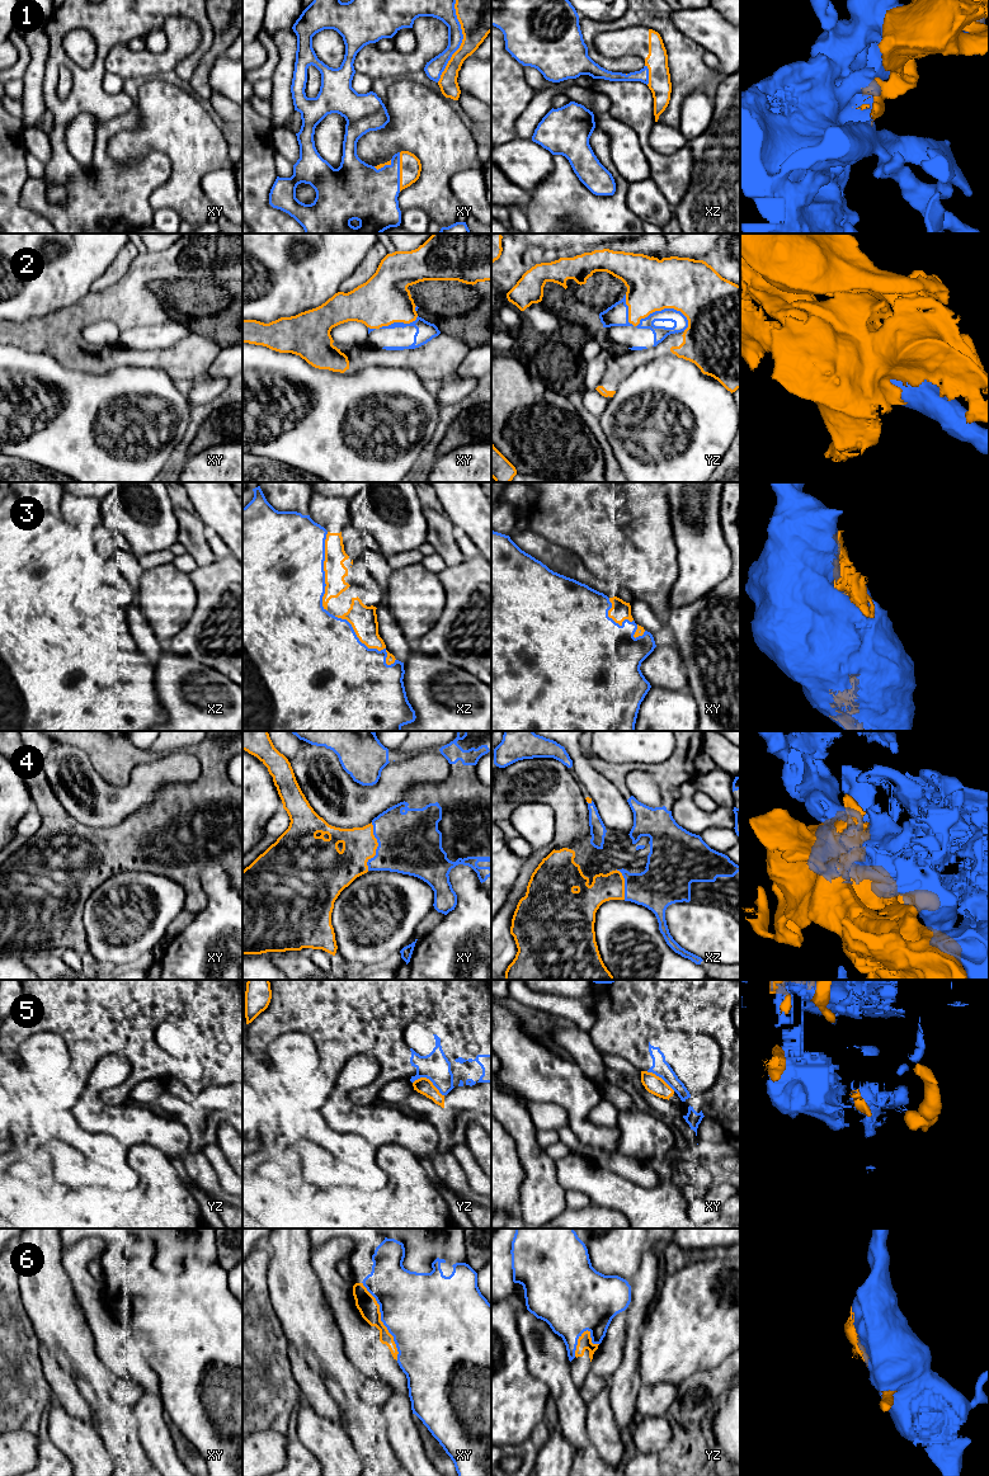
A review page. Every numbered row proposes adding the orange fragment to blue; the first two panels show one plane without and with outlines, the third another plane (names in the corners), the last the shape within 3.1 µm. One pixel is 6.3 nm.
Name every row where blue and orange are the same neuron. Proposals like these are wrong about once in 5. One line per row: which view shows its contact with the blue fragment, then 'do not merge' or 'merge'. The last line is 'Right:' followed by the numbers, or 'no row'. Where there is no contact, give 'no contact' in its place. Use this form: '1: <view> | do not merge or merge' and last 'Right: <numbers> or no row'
1: xy | do not merge
2: yz | do not merge
3: xz | merge
4: xy | merge
5: yz | do not merge
6: xy | merge
Right: 3, 4, 6

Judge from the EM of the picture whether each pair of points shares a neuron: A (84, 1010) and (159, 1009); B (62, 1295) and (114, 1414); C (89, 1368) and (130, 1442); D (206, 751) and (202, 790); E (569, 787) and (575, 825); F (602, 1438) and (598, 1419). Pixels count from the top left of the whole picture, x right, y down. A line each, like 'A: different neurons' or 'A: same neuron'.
A: same neuron
B: same neuron
C: same neuron
D: same neuron
E: same neuron
F: same neuron

